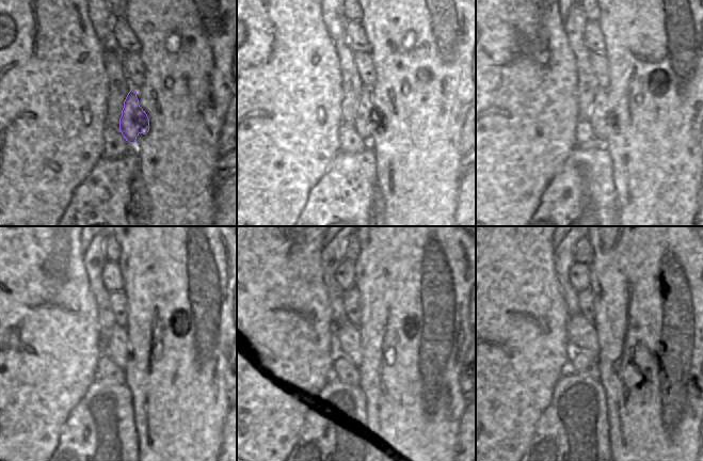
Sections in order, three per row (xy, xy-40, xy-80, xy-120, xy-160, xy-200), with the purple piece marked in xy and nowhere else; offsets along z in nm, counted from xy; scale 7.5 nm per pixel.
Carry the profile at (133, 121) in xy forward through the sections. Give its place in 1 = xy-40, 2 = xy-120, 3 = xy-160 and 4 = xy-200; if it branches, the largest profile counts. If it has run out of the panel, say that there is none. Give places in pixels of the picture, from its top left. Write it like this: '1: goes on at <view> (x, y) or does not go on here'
1: goes on at xy-40 (368, 118)
2: goes on at xy-120 (116, 349)
3: goes on at xy-160 (347, 335)
4: goes on at xy-200 (581, 334)

